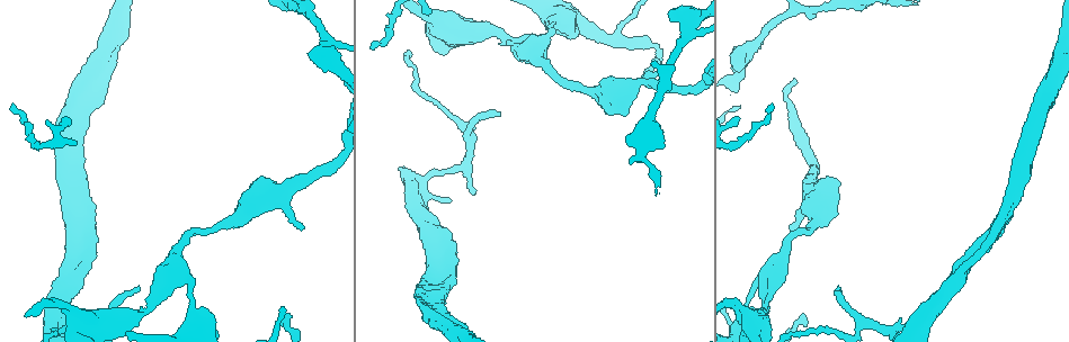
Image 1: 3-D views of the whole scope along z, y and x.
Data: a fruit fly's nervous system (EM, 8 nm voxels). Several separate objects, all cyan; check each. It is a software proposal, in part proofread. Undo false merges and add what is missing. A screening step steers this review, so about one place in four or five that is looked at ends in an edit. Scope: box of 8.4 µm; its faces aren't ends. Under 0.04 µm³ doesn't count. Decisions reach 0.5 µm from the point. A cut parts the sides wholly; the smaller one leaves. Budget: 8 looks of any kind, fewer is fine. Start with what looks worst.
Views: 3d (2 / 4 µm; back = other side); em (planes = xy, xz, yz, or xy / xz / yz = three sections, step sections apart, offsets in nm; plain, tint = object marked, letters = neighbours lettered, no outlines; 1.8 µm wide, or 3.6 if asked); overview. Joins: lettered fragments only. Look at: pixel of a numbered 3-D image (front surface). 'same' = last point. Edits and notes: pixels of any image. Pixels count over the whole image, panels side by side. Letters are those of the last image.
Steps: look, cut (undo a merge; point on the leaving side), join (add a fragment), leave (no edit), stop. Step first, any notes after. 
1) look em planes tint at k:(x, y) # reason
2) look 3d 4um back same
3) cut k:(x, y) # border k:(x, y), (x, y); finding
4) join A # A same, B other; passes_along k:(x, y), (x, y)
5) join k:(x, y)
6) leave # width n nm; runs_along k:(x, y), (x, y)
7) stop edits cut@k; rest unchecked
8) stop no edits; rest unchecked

look em xz step 4 plain at 1:(683, 35)

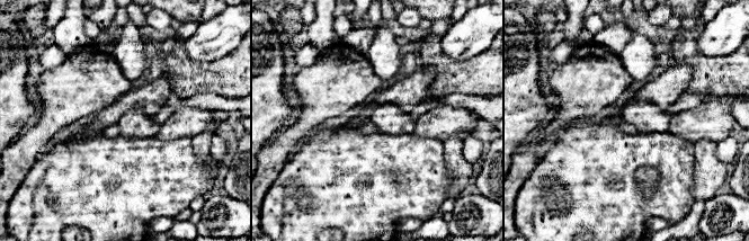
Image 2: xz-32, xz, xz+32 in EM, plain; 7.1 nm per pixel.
look em xz step 4 letters same

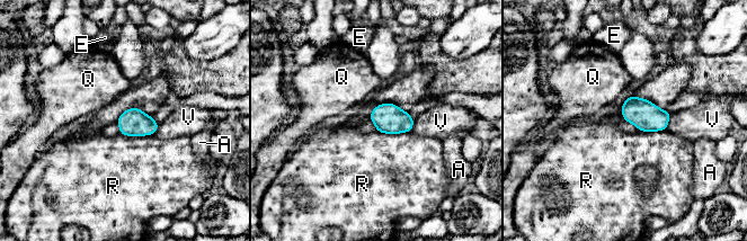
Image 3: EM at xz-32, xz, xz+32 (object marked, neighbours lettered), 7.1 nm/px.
leave # A other, E other, Q other, R other, V other; border 3:(118, 133), (123, 135), (153, 135); all the same cell

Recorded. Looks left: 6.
look 3d 4um back at 1:(493, 29) # thick turns thin

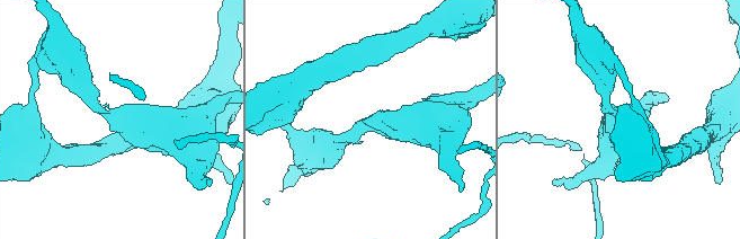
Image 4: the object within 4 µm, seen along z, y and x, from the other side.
look em planes tint at 4:(123, 119) # need the tissue

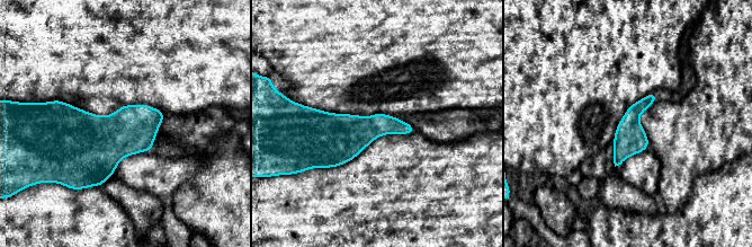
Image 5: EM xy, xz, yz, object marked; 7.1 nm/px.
look em planes letters same # what lies round it

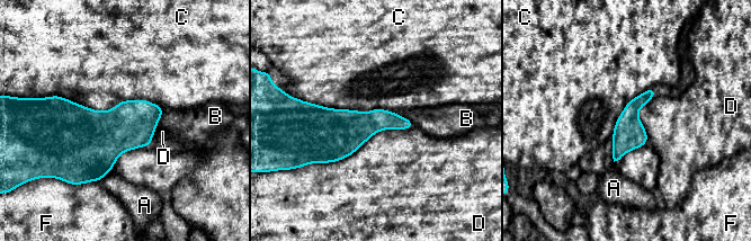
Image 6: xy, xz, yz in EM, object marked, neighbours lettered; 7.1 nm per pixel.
leave # A other, B other, C other, D other, F other; one cell here

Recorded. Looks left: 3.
look em planes letters at 1:(837, 288) # thin end

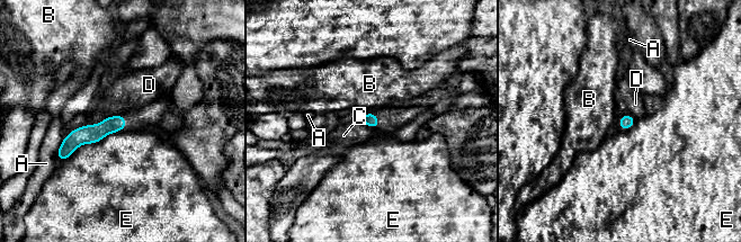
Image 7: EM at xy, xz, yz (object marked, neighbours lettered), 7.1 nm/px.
leave # width 100 nm; A other, B other, C other, D other, E other; runs_along 7:(122, 117), (78, 136), (62, 152); none of them fits

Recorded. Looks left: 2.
stop no edits; rest unchecked

